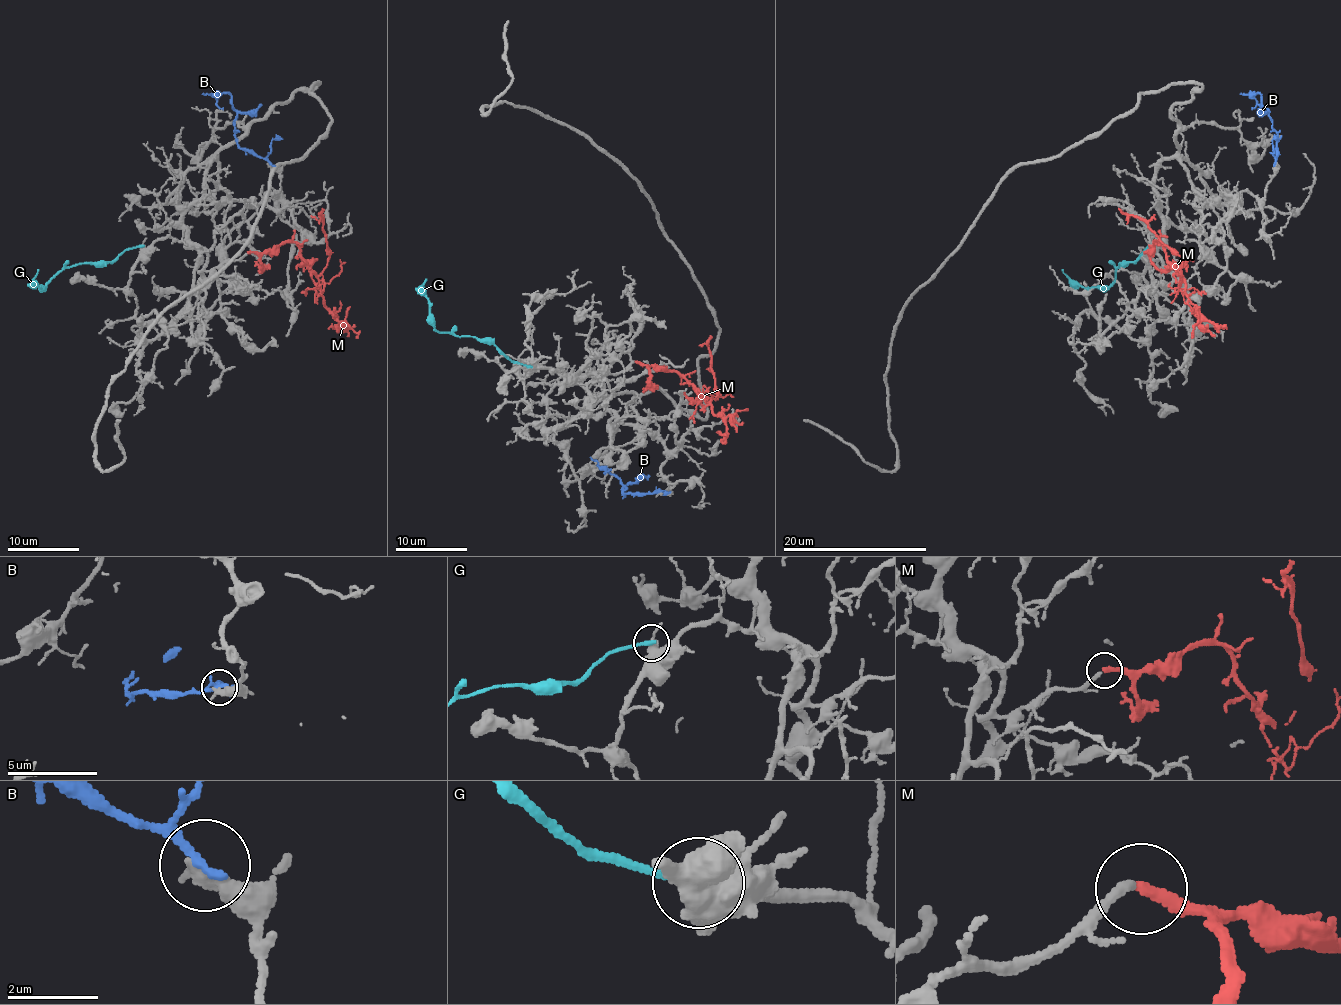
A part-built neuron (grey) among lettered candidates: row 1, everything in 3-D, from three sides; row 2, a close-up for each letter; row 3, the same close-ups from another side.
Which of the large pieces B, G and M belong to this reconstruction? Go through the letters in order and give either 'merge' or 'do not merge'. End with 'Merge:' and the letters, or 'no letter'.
B: do not merge
G: do not merge
M: do not merge
Merge: no letter

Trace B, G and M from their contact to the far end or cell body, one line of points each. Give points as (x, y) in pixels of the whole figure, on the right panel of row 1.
B: (1275, 164), (1276, 131), (1269, 111), (1257, 93), (1240, 93)
G: (1149, 246), (1134, 261), (1120, 263), (1116, 279), (1111, 284), (1086, 288), (1069, 279), (1062, 270)
M: (1145, 252), (1158, 243), (1181, 275), (1181, 257), (1141, 219), (1127, 216), (1118, 209)

